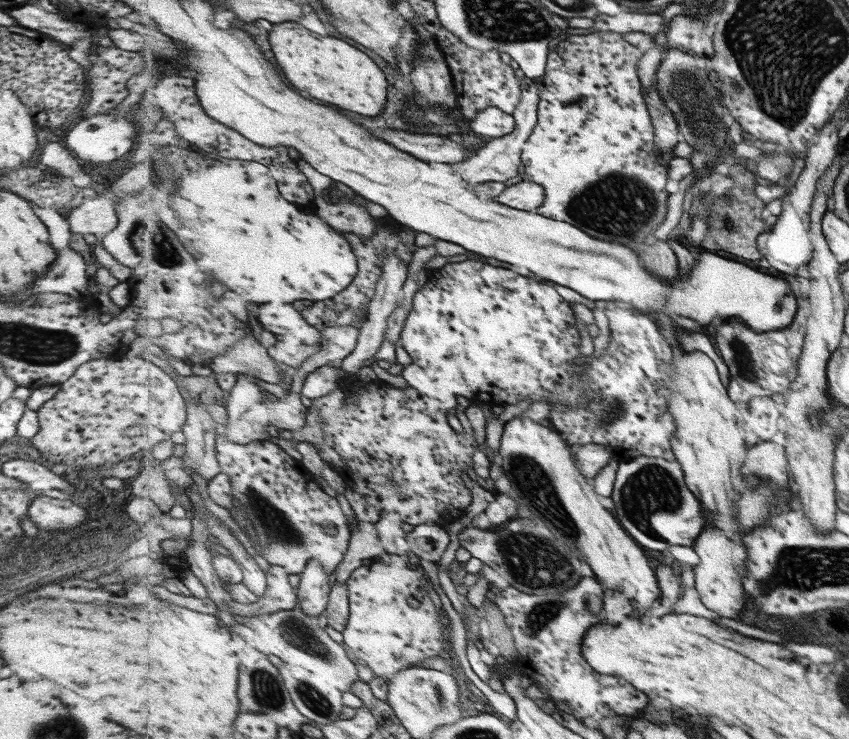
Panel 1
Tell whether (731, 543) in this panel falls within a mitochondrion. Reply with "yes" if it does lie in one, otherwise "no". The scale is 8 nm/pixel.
no

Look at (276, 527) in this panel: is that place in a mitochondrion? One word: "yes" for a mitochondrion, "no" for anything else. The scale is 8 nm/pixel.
yes

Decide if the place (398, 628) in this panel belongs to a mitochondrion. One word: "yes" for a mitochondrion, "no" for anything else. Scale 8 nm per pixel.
no

